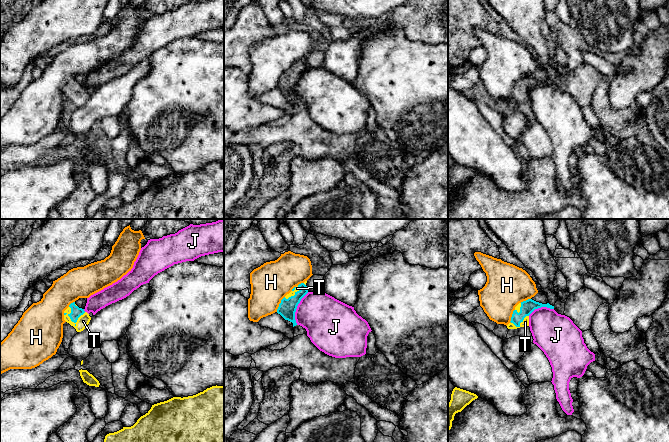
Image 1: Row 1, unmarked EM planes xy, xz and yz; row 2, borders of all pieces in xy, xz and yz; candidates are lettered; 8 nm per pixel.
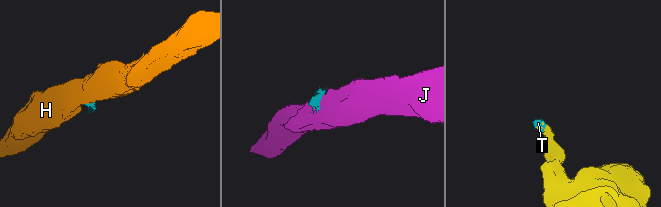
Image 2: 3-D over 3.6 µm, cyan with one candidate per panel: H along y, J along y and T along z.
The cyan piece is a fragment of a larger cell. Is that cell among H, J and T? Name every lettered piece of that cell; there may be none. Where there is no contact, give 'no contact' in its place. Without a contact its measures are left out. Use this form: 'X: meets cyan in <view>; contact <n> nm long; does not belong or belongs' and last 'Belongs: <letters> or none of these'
H: meets cyan in xz; contact 140 nm long; does not belong
J: meets cyan in xz; contact 280 nm long; does not belong
T: meets cyan in xy; contact 180 nm long; belongs
Belongs: T

